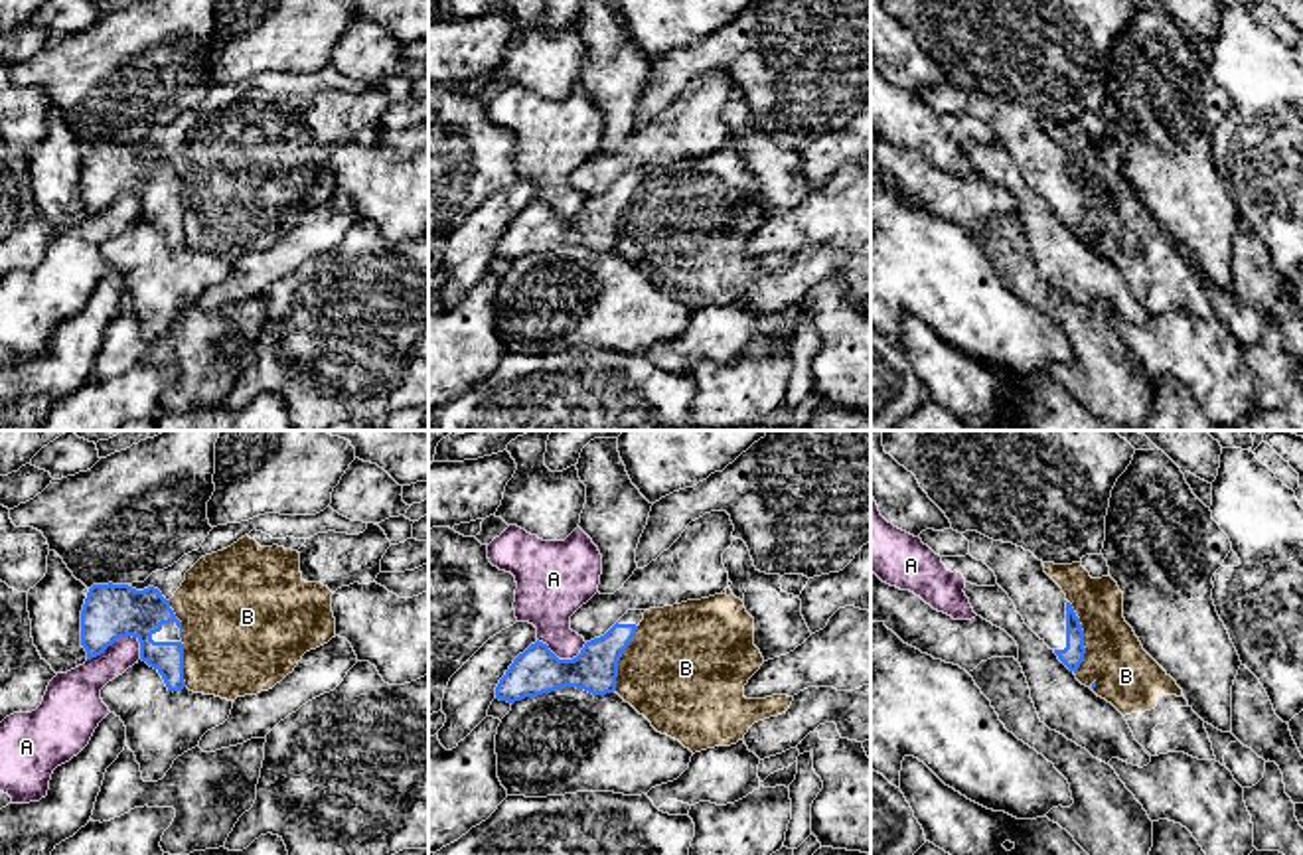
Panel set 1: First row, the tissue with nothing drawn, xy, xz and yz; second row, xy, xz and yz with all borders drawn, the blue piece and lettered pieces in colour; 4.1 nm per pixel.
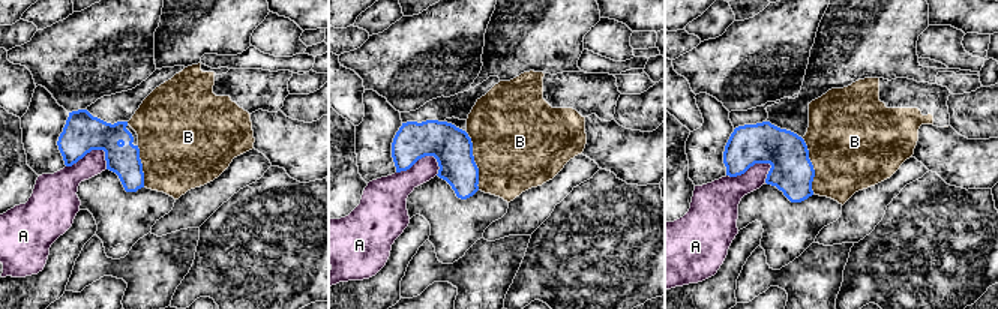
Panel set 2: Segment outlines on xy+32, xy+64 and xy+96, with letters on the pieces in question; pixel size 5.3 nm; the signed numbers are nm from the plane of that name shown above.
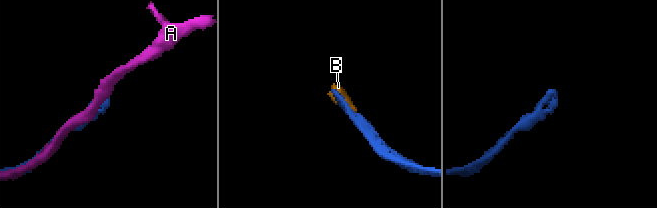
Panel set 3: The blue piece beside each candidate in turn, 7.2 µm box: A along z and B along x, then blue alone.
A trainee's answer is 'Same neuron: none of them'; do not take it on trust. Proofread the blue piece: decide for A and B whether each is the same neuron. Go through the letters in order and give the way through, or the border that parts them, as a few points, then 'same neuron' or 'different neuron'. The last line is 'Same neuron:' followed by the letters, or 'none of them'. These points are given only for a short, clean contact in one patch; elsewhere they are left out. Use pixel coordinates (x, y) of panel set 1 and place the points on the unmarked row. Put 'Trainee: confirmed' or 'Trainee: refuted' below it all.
A: different neuron
B: different neuron
Same neuron: none of them
Trainee: confirmed

